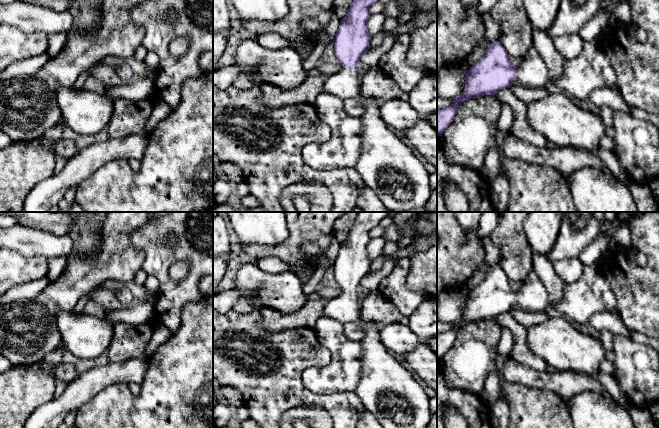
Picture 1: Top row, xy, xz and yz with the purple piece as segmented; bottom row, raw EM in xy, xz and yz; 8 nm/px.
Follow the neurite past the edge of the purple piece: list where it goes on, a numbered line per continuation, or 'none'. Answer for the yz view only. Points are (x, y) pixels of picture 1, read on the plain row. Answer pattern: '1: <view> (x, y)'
1: yz (532, 295)

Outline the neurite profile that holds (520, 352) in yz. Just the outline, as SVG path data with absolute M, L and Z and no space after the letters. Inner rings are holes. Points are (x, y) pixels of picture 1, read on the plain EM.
M504 312L495 318L500 328L507 328L513 335L513 348L510 357L523 366L537 371L546 371L547 364L534 354L527 345L527 329L519 324L510 312Z

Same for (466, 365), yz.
M484 319L463 326L453 346L441 359L445 382L451 389L461 389L480 396L485 380L495 369L497 347L501 338L501 328L495 319Z

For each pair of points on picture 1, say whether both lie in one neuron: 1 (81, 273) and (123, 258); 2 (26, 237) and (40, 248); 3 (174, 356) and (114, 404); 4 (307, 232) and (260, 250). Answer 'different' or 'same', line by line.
1: same
2: same
3: same
4: same

